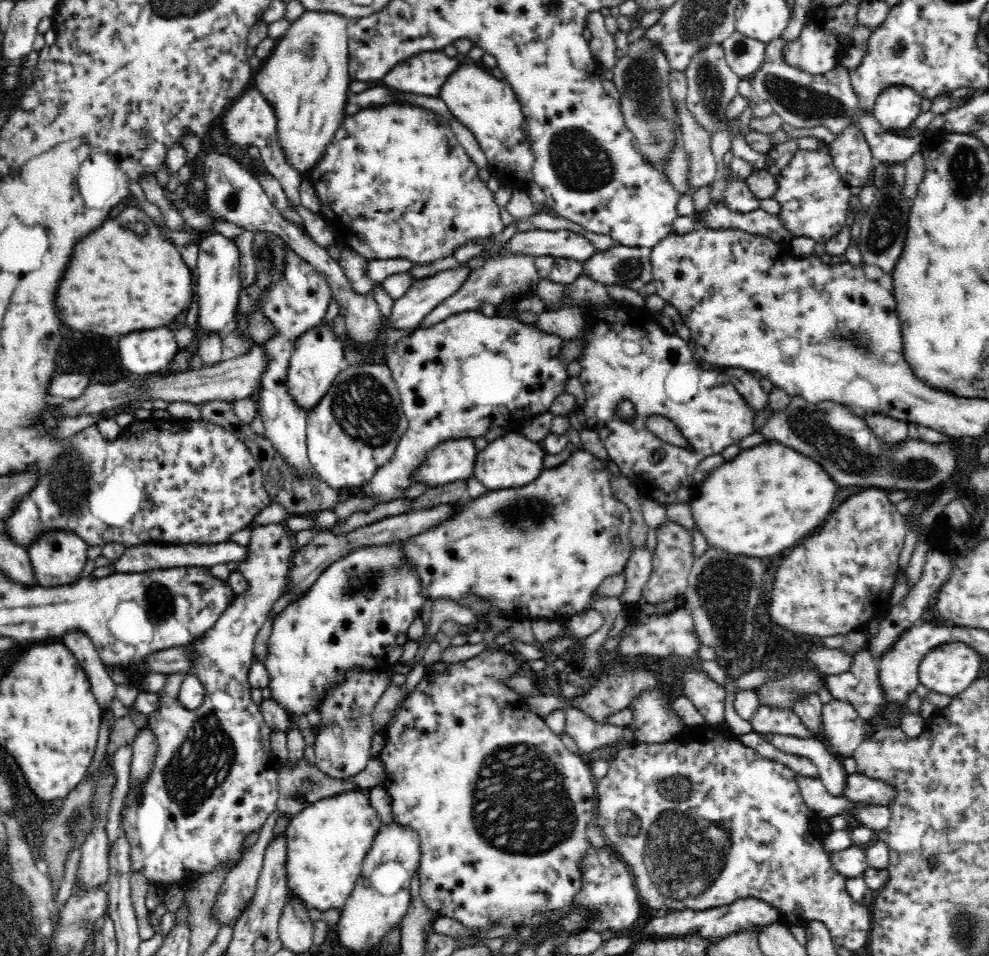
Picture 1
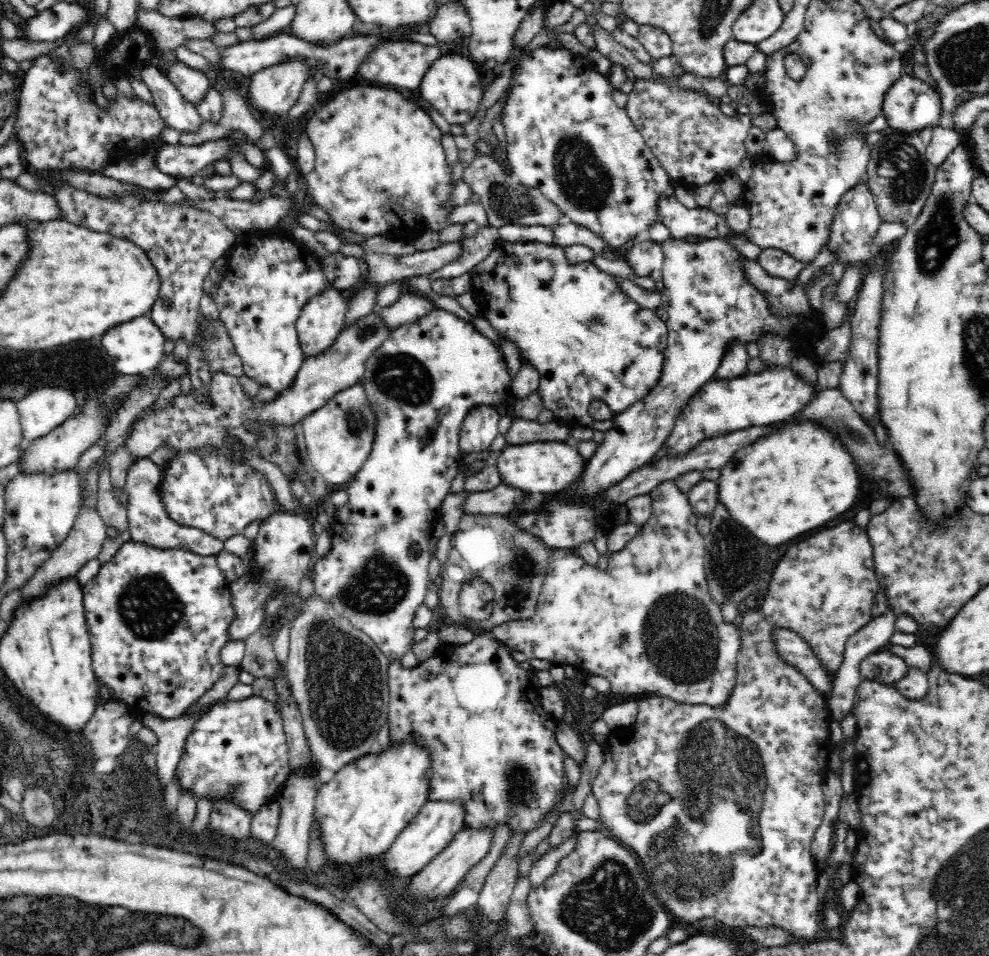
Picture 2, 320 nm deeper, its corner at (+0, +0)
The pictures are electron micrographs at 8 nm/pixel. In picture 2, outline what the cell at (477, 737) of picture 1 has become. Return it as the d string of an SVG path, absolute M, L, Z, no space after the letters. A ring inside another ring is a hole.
M476 631L475 636L474 638L472 638L472 640L470 640L470 643L464 645L452 645L451 643L440 643L440 646L438 649L435 650L433 657L428 658L426 661L423 661L422 663L419 664L419 666L406 668L404 667L404 665L402 665L402 663L400 663L400 659L397 659L390 662L388 667L388 685L389 685L390 699L389 699L389 710L387 718L388 718L388 723L390 723L391 742L395 742L396 744L398 744L398 742L402 742L402 740L415 740L415 742L421 744L422 746L425 746L429 750L432 759L432 768L431 768L432 792L430 792L429 800L461 800L461 802L465 804L465 809L466 809L464 828L480 828L480 826L491 826L491 828L496 828L498 824L502 824L502 822L508 822L508 824L510 824L511 826L511 832L518 832L518 830L521 830L522 832L530 833L532 829L538 826L538 822L540 822L540 820L544 818L544 814L548 814L548 812L550 812L550 808L552 808L552 806L554 806L554 804L556 804L556 802L560 800L561 794L565 790L565 786L567 784L566 774L564 770L564 749L562 749L562 747L558 744L556 738L556 726L558 724L558 721L552 715L549 715L547 712L543 711L540 699L541 687L532 683L532 680L530 680L529 672L524 670L524 668L521 667L521 664L518 663L513 658L513 656L511 655L512 651L513 650L510 647L504 645L494 636L492 637L492 634L490 632Z

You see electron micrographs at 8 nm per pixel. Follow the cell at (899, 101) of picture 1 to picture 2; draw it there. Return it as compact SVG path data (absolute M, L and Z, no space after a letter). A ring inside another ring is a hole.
M911 74L902 75L888 89L883 102L883 113L887 118L890 131L917 133L923 128L933 128L938 125L942 112L941 94L934 87Z

